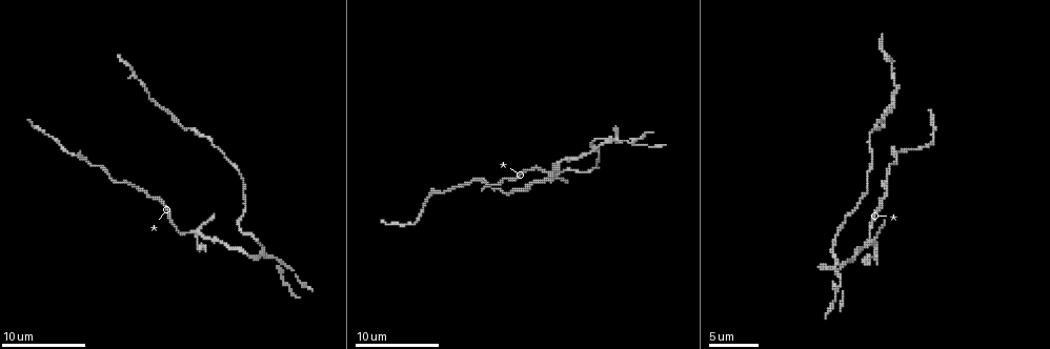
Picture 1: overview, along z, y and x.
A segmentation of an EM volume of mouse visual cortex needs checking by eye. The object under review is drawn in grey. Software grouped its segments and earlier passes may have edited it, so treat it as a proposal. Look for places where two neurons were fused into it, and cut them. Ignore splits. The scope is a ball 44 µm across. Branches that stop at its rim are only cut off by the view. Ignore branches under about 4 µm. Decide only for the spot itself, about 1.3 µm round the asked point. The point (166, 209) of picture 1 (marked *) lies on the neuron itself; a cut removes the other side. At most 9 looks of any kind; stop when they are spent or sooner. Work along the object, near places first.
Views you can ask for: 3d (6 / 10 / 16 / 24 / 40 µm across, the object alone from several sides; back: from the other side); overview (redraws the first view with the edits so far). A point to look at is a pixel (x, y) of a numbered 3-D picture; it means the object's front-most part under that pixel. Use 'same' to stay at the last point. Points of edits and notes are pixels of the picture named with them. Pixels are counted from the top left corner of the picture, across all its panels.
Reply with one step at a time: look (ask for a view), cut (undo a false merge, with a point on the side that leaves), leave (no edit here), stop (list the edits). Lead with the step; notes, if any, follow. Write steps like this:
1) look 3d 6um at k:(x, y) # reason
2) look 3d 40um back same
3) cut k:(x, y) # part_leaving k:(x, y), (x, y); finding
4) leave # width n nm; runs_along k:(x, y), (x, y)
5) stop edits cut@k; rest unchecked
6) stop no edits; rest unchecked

look 3d 10um at 1:(195, 233) # four arms meet

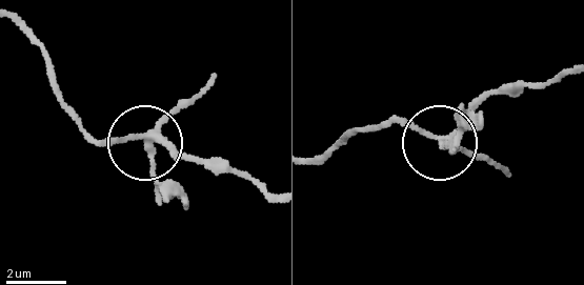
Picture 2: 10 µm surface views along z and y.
look 3d 6um at 2:(151, 152) # closer look

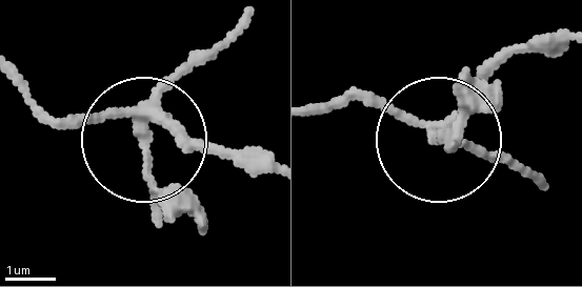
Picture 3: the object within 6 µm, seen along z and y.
cut 3:(153, 184) # part_leaving 3:(149, 109), (154, 181), (199, 226); two neurons meet here

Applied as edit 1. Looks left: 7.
look overview # see it whole again

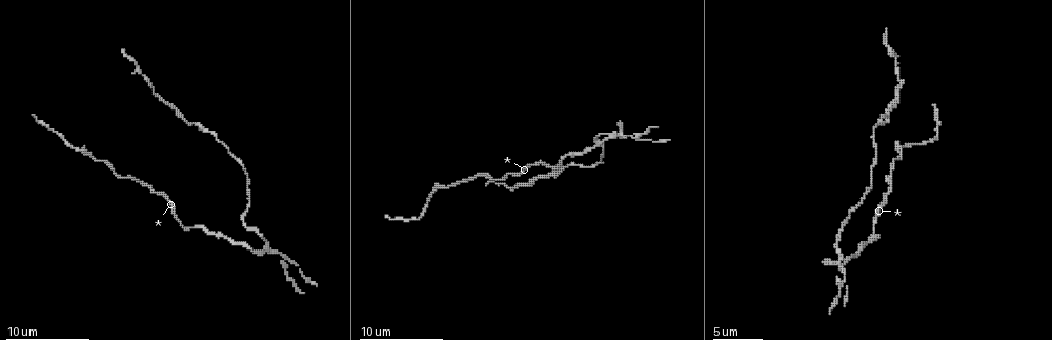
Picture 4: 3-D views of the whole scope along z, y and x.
look 3d 10um at 4:(841, 258) # four-way junction

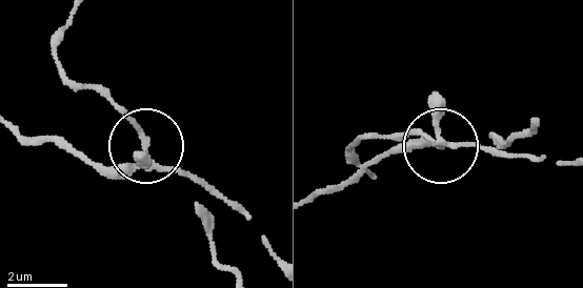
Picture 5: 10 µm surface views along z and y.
cut 5:(135, 122) # width 160 nm; a second neuron is stuck on

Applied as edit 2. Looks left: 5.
look overview

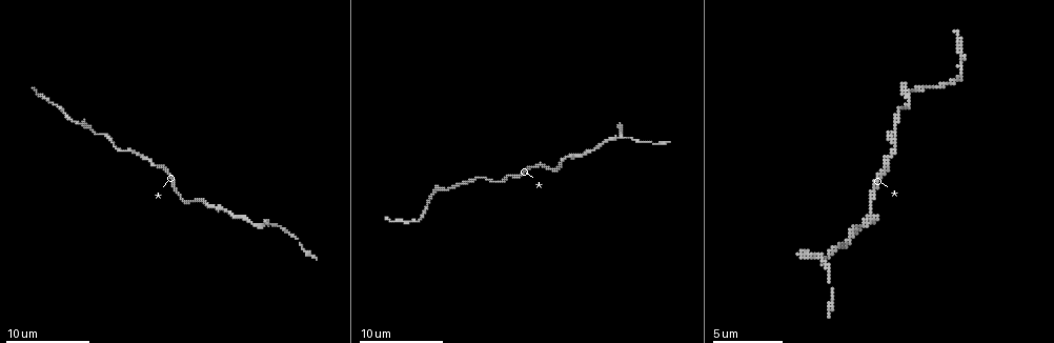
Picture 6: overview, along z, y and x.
look 3d 16um at 6:(431, 193) # arms run side by side

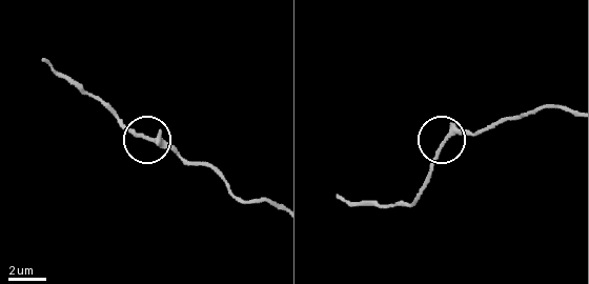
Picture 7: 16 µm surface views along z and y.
leave # width 200 nm; runs_along 7:(275, 207), (241, 199), (203, 164), (184, 161), (129, 132); one neuron here

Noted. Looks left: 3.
stop edits cut@3, cut@5; rest unchecked

